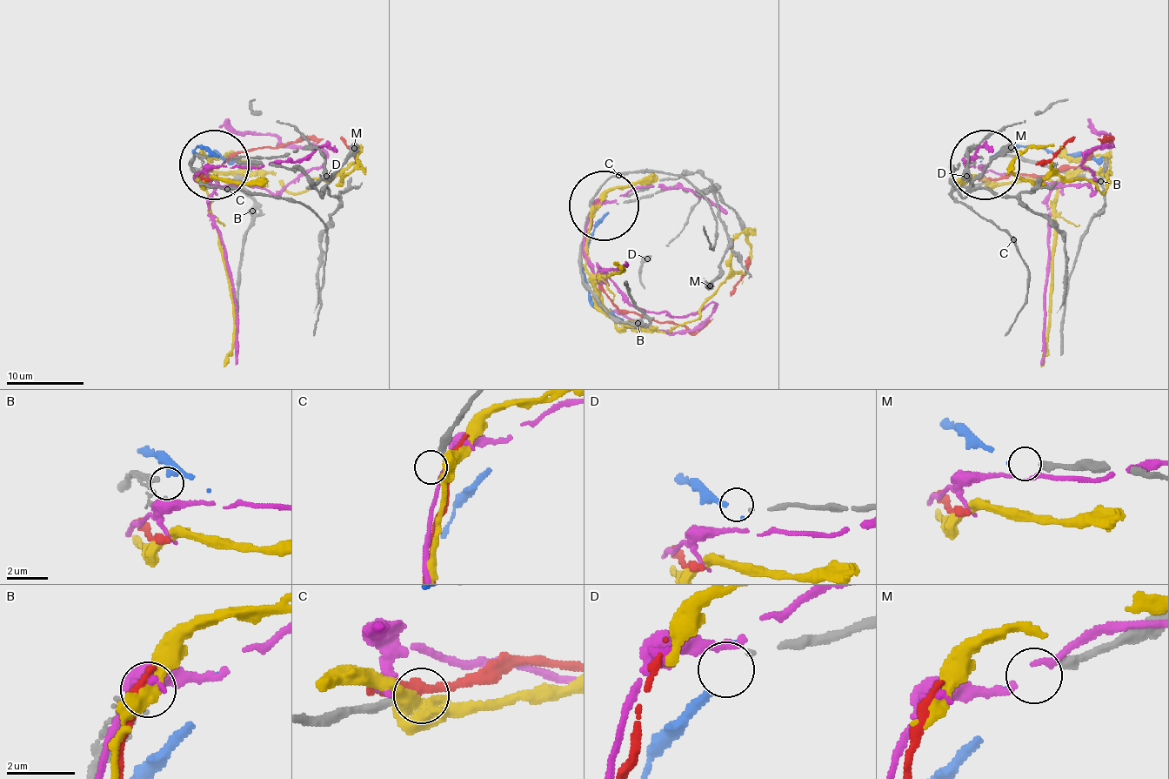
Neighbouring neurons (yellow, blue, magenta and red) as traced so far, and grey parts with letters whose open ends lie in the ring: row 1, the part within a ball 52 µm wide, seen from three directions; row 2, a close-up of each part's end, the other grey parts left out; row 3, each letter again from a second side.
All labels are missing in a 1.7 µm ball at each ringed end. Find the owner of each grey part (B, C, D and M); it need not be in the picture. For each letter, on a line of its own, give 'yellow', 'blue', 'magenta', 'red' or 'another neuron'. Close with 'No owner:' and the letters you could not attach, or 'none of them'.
B: another neuron
C: another neuron
D: another neuron
M: blue
No owner: B, C, D

